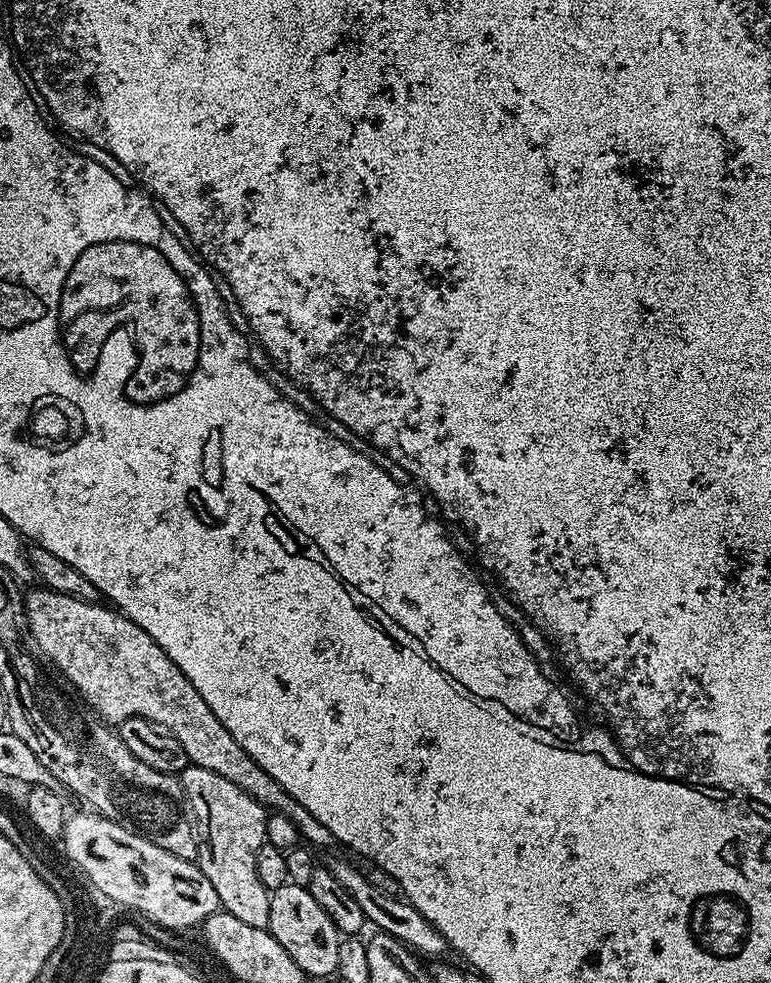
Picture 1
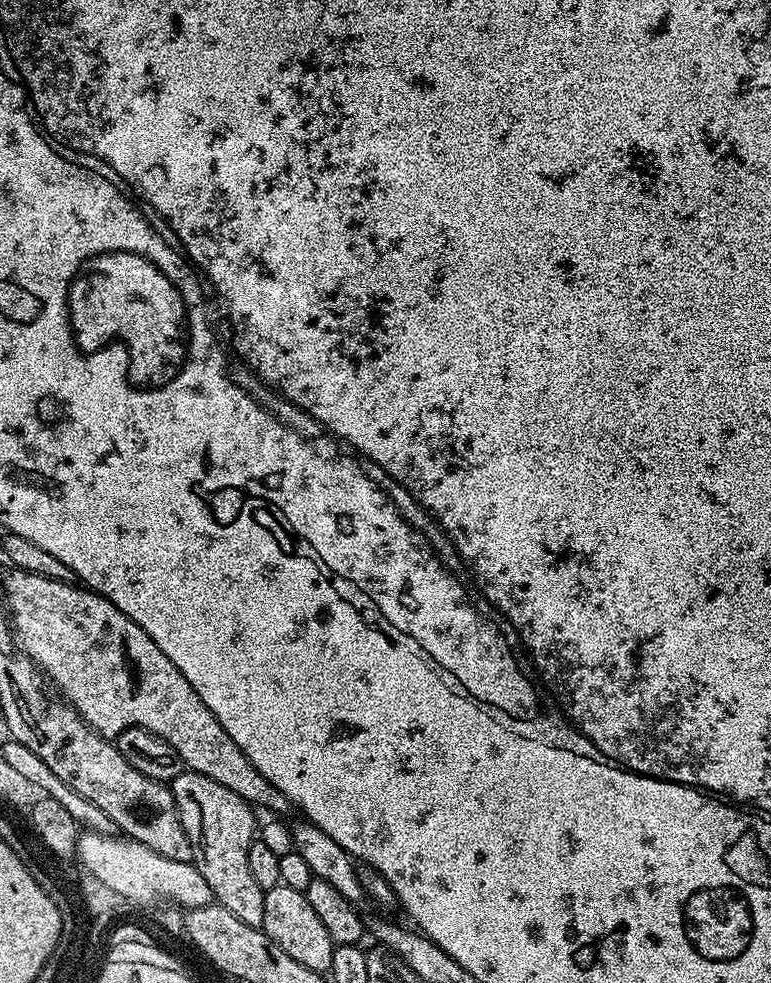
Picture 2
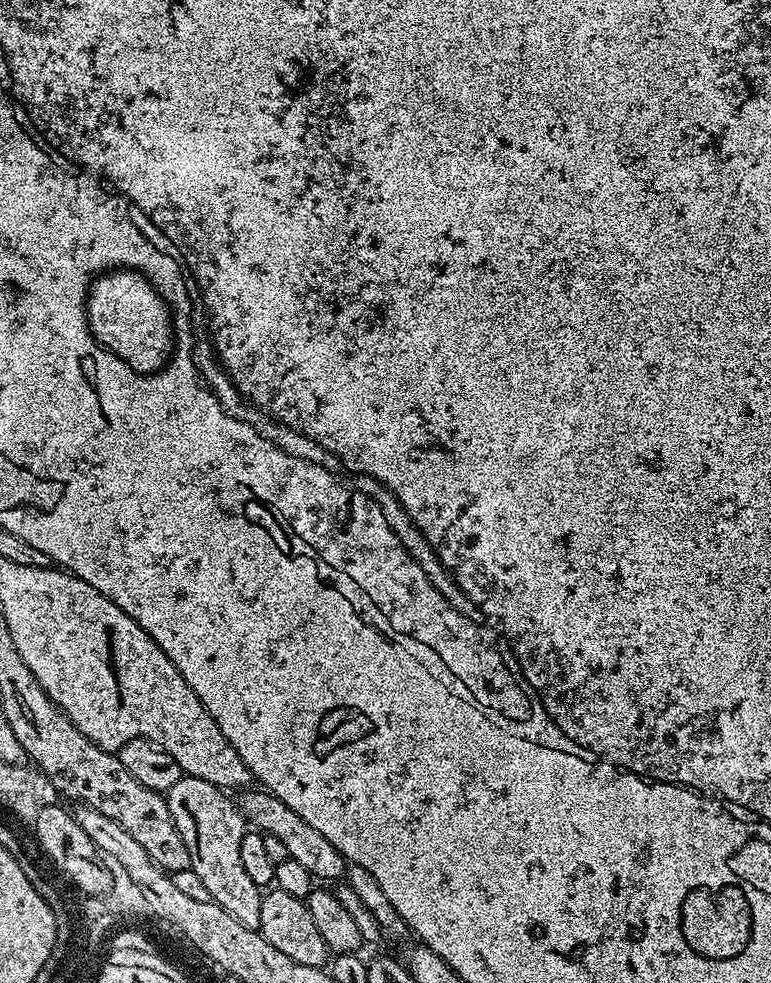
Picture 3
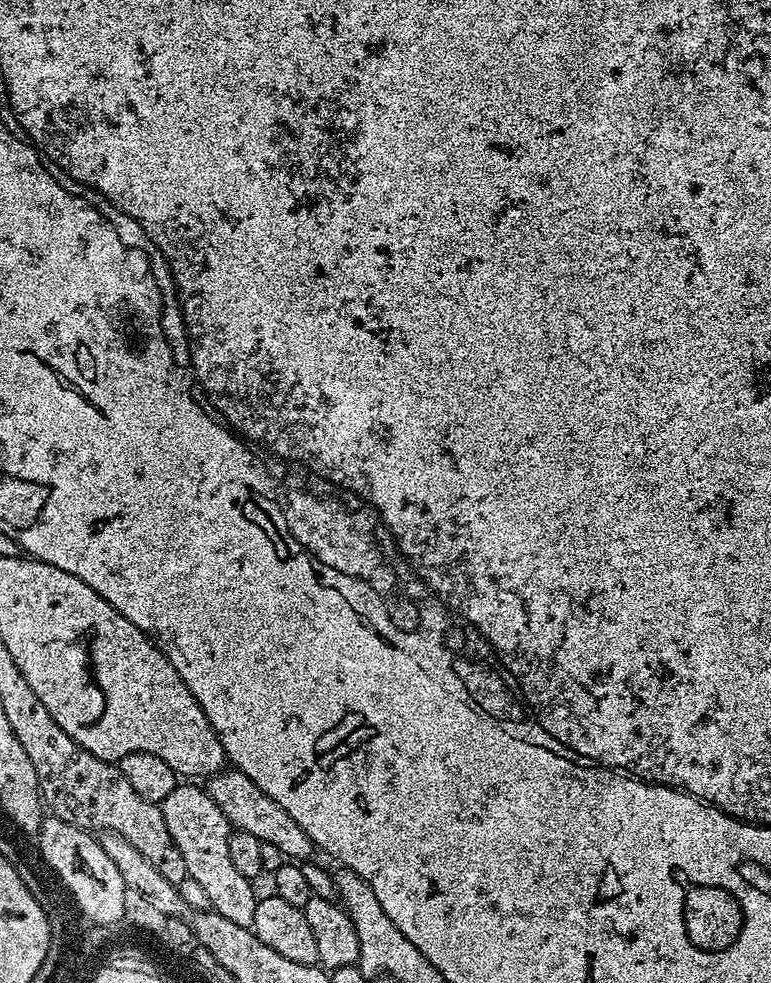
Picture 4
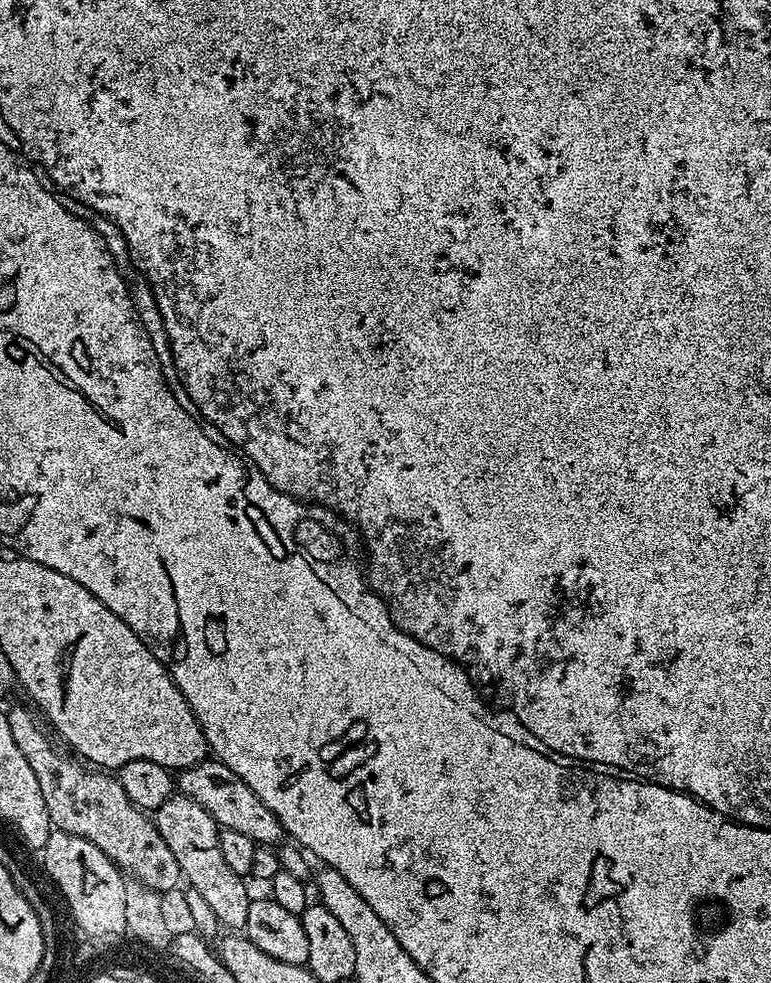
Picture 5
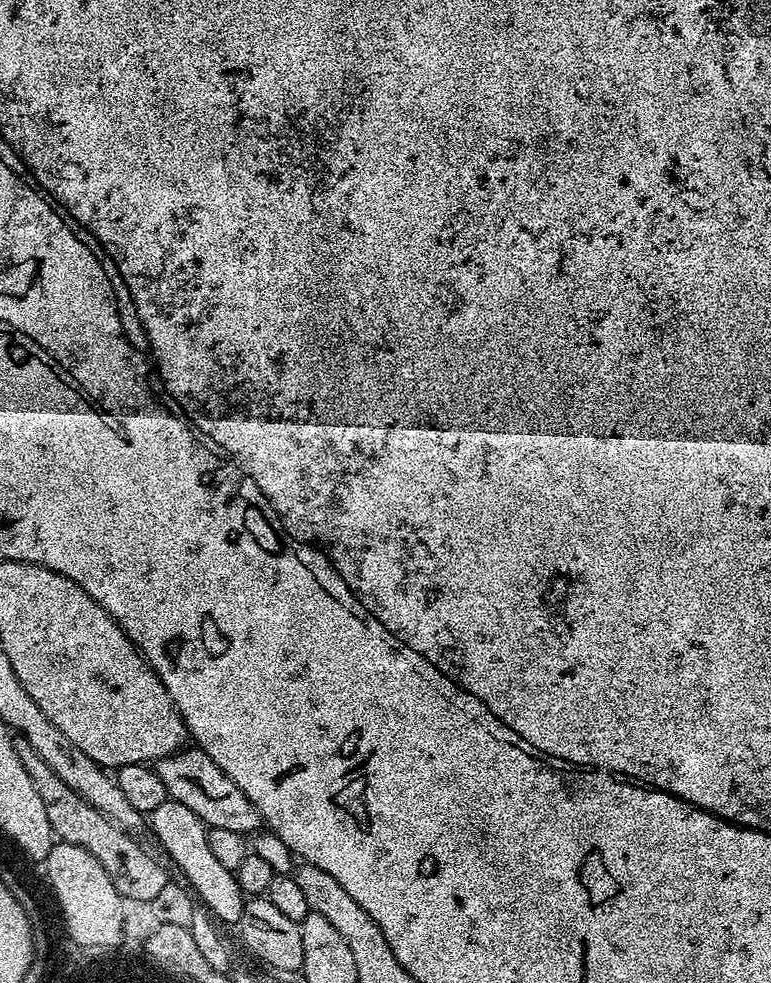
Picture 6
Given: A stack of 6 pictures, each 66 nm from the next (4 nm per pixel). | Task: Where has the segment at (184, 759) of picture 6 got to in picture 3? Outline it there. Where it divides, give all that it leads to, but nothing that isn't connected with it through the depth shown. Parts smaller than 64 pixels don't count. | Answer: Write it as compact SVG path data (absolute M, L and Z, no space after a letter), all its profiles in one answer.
M252 786L239 793L238 803L240 813L255 831L264 836L273 835L274 838L278 838L286 846L289 857L300 863L305 870L310 870L310 874L317 881L332 880L331 882L336 882L345 875L344 855L338 850L334 850L334 846L330 846L330 842L326 842L326 838L322 838L322 834L318 834L318 830L314 830L314 826L302 822L302 818L298 818L298 814L294 814L294 810L290 810L290 806L286 806L286 802L274 798L259 787Z

